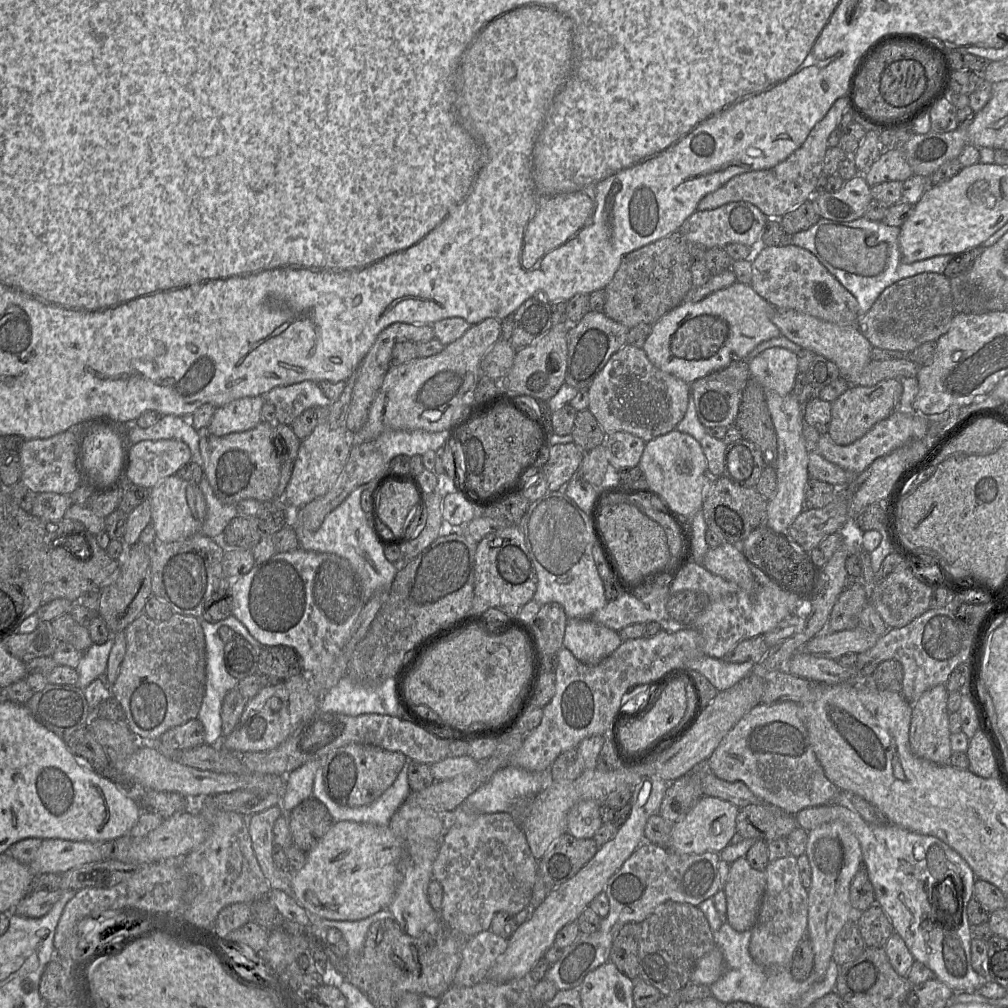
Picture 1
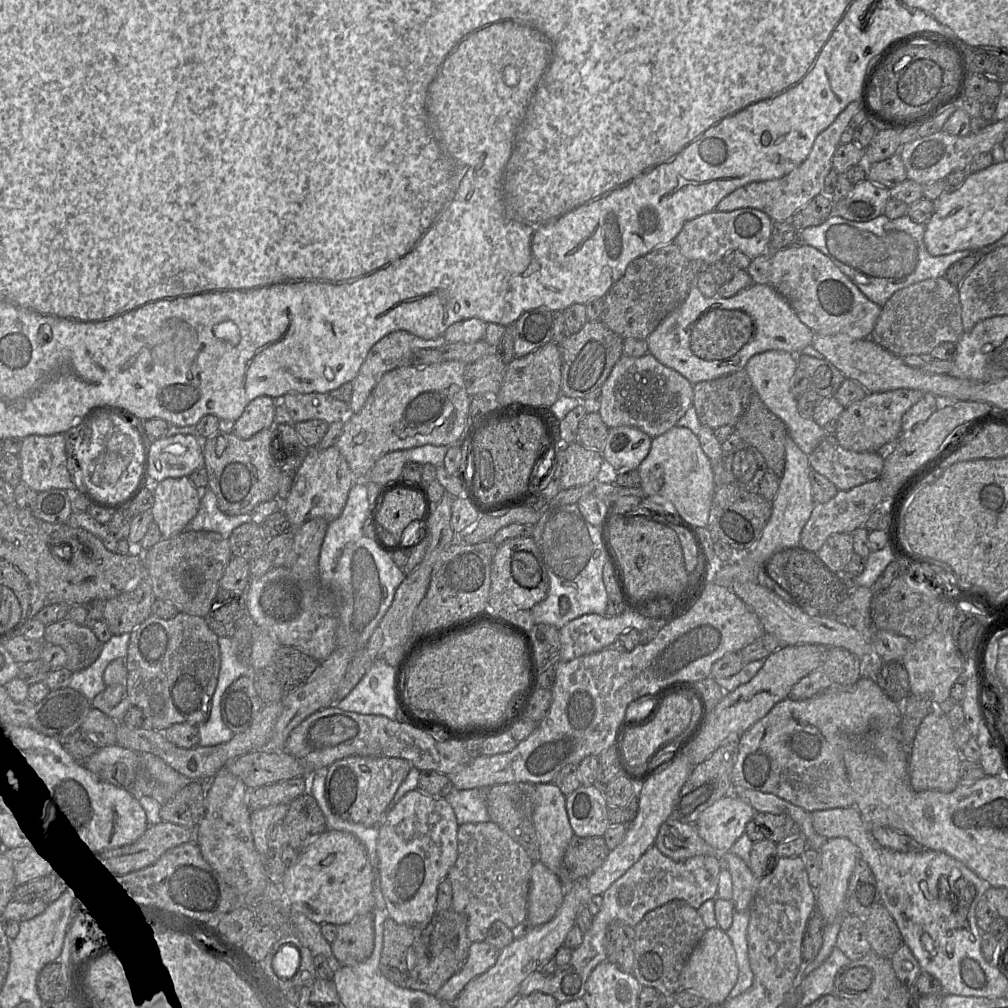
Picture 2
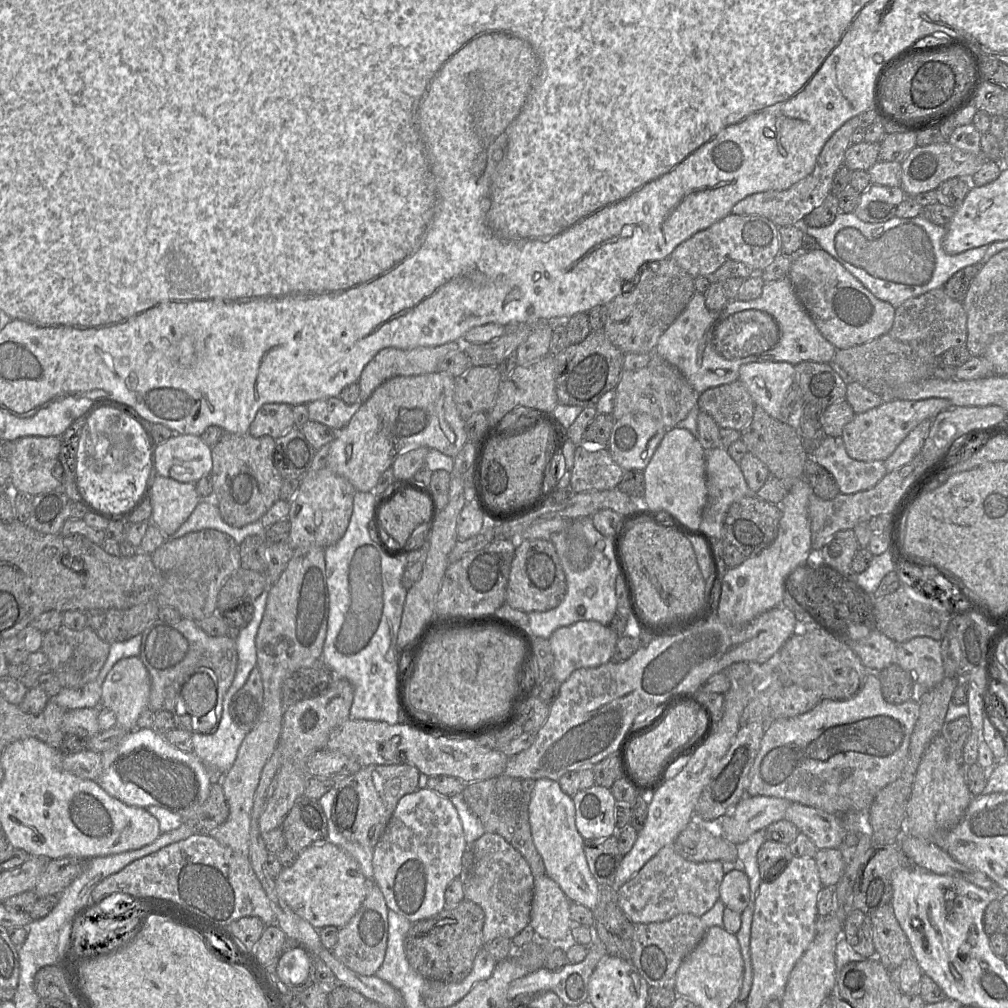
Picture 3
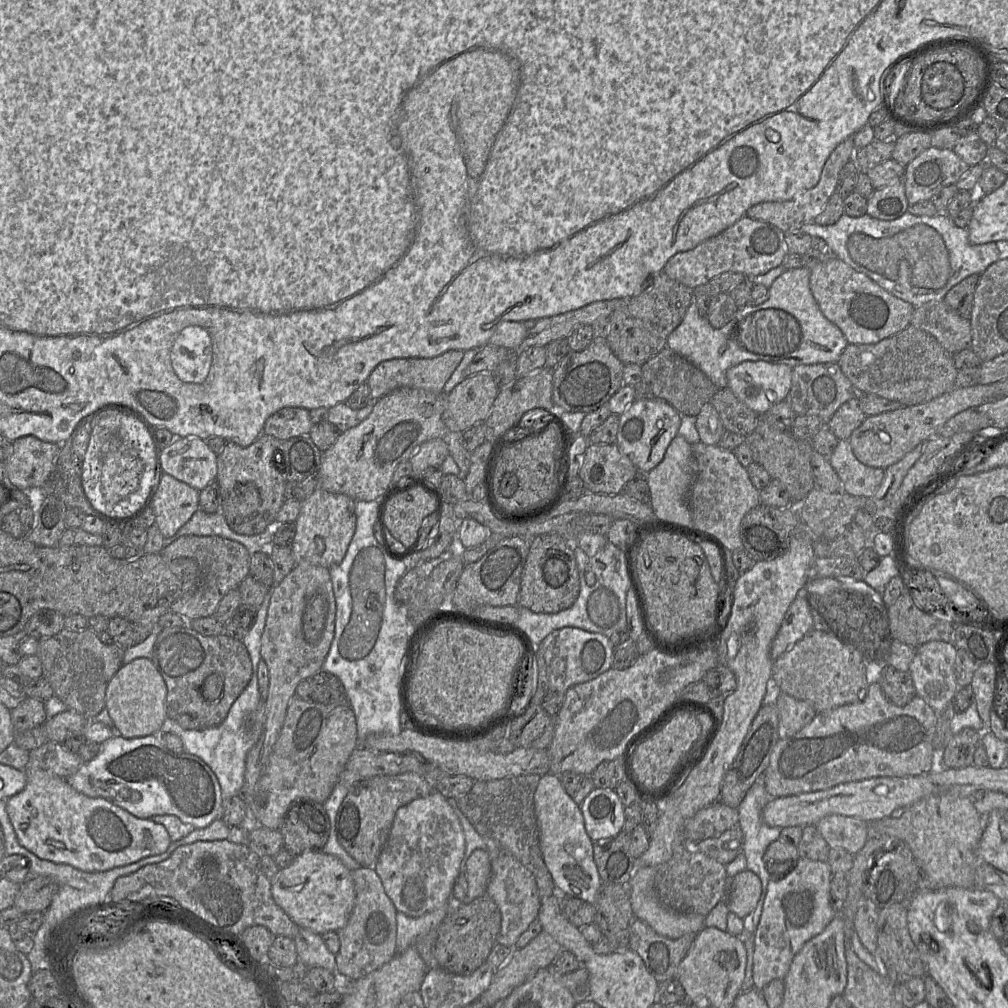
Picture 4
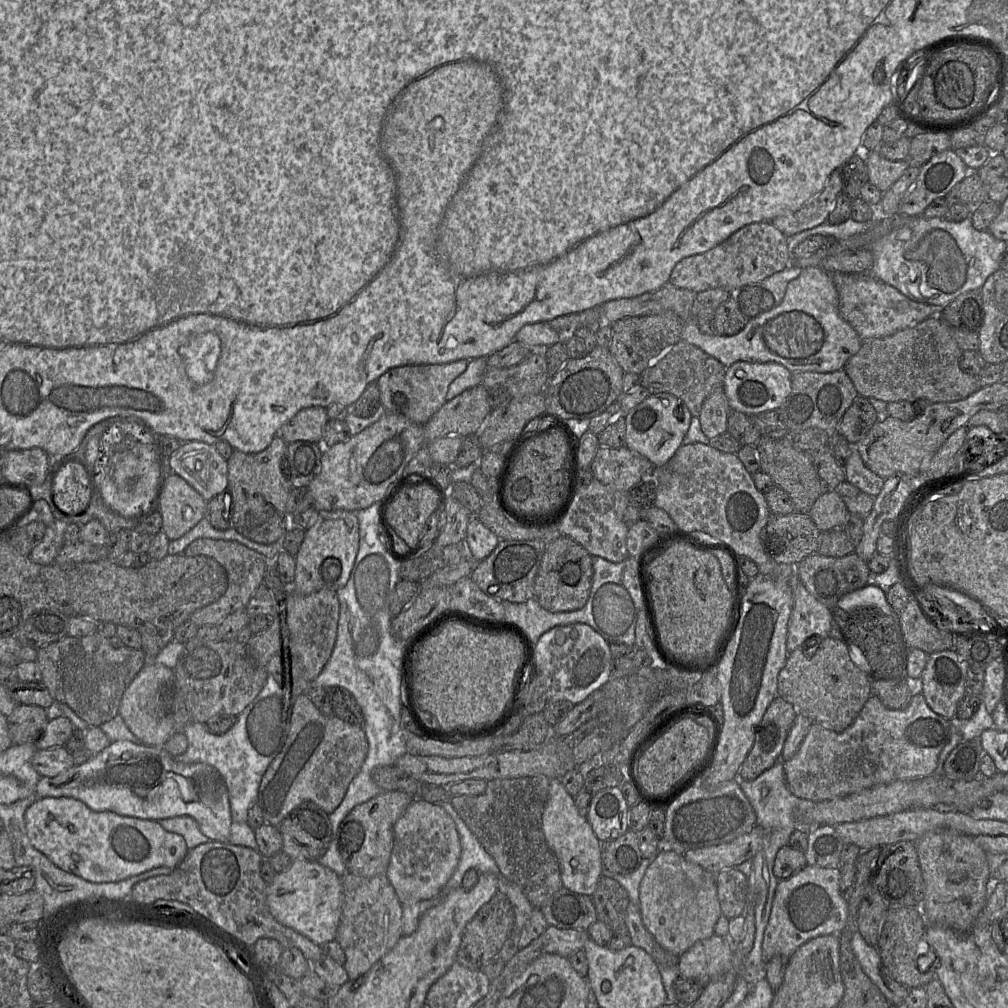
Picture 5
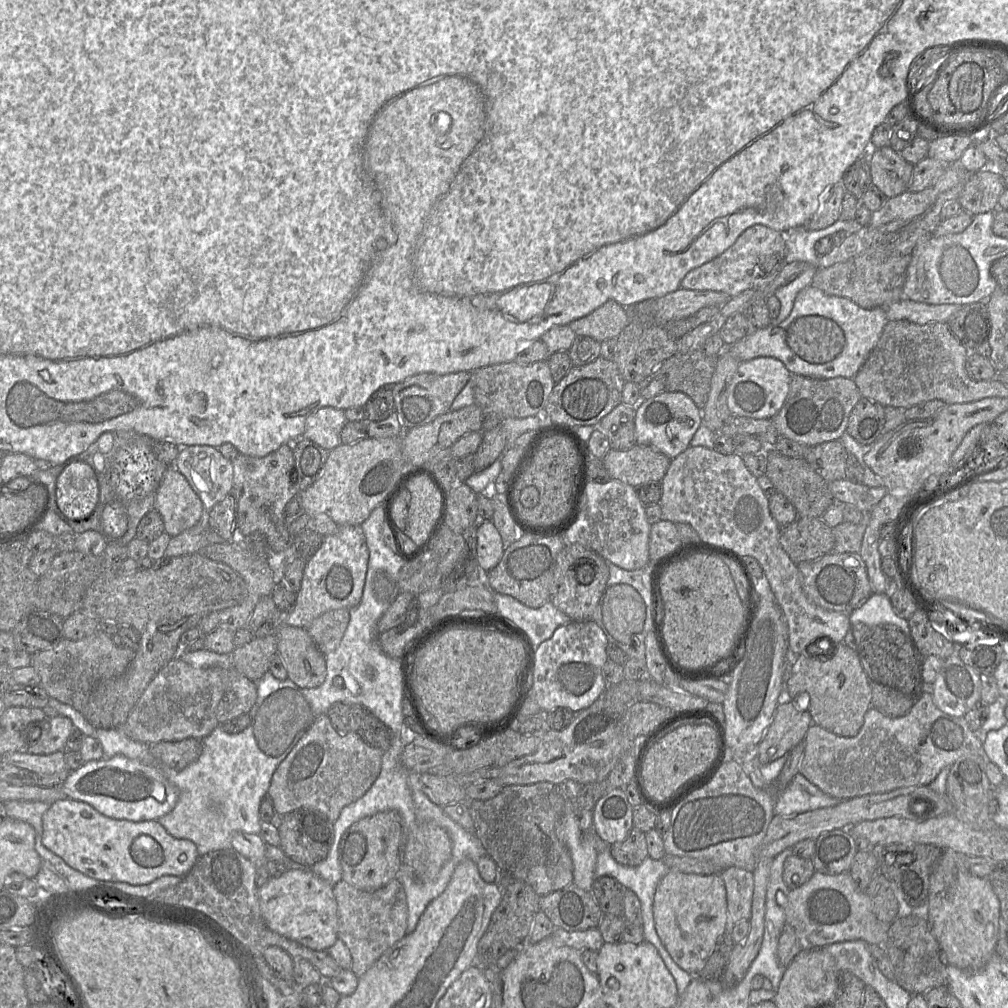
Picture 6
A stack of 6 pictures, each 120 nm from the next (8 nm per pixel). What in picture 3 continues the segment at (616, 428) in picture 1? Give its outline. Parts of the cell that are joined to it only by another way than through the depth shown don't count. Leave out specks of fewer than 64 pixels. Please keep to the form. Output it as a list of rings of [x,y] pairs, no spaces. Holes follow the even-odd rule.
[[[648,366],[637,371],[623,370],[615,390],[612,416],[615,420],[629,413],[646,413],[659,420],[666,429],[684,420],[697,405],[699,394],[681,373],[668,377]]]

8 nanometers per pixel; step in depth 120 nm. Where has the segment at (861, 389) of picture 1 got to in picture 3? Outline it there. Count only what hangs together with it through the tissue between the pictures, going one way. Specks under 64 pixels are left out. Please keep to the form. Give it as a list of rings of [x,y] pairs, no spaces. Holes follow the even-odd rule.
[[[927,398],[922,400],[885,400],[879,406],[866,412],[855,414],[845,425],[842,439],[847,454],[859,461],[885,461],[922,421],[933,420],[939,413],[949,409],[952,403],[944,398]]]

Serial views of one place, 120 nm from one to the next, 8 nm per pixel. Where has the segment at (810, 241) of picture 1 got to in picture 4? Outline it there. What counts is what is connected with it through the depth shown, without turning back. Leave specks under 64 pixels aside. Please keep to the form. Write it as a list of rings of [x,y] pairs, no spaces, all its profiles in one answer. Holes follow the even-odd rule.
[[[907,211],[894,220],[880,220],[867,214],[851,217],[844,213],[835,224],[818,225],[812,222],[802,226],[800,230],[824,239],[836,257],[915,308],[931,301],[942,301],[954,285],[972,274],[981,275],[988,266],[1000,259],[997,242],[972,244],[968,230],[956,226],[946,213],[916,216]]]

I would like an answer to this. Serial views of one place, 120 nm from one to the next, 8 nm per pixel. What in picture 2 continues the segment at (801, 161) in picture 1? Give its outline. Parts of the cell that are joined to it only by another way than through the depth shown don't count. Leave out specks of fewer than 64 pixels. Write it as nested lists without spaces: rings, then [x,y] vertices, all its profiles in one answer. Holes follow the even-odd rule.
[[[858,100],[848,104],[836,119],[818,134],[807,158],[791,172],[779,178],[755,181],[735,189],[717,204],[715,211],[727,212],[749,207],[765,212],[772,221],[789,221],[799,209],[823,193],[825,178],[832,169],[833,155],[841,144],[841,135],[860,109],[863,108],[859,106]]]

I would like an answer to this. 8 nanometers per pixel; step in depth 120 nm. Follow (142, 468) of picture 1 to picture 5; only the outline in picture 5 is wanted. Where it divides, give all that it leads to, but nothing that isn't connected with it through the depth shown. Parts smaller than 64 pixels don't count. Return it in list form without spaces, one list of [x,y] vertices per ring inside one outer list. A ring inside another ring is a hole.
[[[182,442],[168,458],[171,472],[186,480],[205,501],[227,490],[228,463],[213,444]]]

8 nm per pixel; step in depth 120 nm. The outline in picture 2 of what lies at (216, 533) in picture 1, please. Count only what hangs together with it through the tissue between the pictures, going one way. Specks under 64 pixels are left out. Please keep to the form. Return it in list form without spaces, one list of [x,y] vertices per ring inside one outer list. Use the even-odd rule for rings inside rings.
[[[206,488],[201,492],[201,502],[197,514],[183,531],[217,532],[228,539],[236,527],[249,521],[251,521],[249,514],[236,516],[224,514],[218,507],[215,494],[209,488]]]

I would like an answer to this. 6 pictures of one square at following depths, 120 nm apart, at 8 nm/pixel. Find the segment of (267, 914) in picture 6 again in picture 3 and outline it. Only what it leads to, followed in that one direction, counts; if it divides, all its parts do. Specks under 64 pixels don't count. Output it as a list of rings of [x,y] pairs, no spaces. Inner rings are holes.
[[[327,840],[301,851],[294,864],[283,868],[275,879],[278,896],[315,929],[325,926],[344,927],[361,907],[366,878],[357,861],[344,849]]]

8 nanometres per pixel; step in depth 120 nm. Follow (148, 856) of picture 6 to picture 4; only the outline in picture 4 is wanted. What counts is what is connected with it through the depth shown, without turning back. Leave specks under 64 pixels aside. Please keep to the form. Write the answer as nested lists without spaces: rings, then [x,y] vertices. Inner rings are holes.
[[[28,762],[24,789],[6,800],[6,811],[21,846],[54,863],[68,864],[86,872],[100,872],[165,852],[172,840],[166,828],[152,819],[138,818],[104,798],[92,798],[76,791],[64,778]]]

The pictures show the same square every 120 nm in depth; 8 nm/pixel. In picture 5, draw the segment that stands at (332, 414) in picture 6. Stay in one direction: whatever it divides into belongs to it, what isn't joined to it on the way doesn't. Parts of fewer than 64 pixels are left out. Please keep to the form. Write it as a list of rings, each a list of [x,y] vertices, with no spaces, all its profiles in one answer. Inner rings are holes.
[[[325,407],[304,408],[283,424],[276,435],[283,438],[287,443],[295,441],[322,443],[324,429],[329,419]]]

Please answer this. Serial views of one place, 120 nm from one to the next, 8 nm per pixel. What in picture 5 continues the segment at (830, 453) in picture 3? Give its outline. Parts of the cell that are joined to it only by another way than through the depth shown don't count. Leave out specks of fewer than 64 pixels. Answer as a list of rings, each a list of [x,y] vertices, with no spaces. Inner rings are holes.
[[[849,443],[849,446],[850,455],[843,465],[845,480],[864,493],[876,497],[880,493],[885,479],[866,467],[855,443]]]

